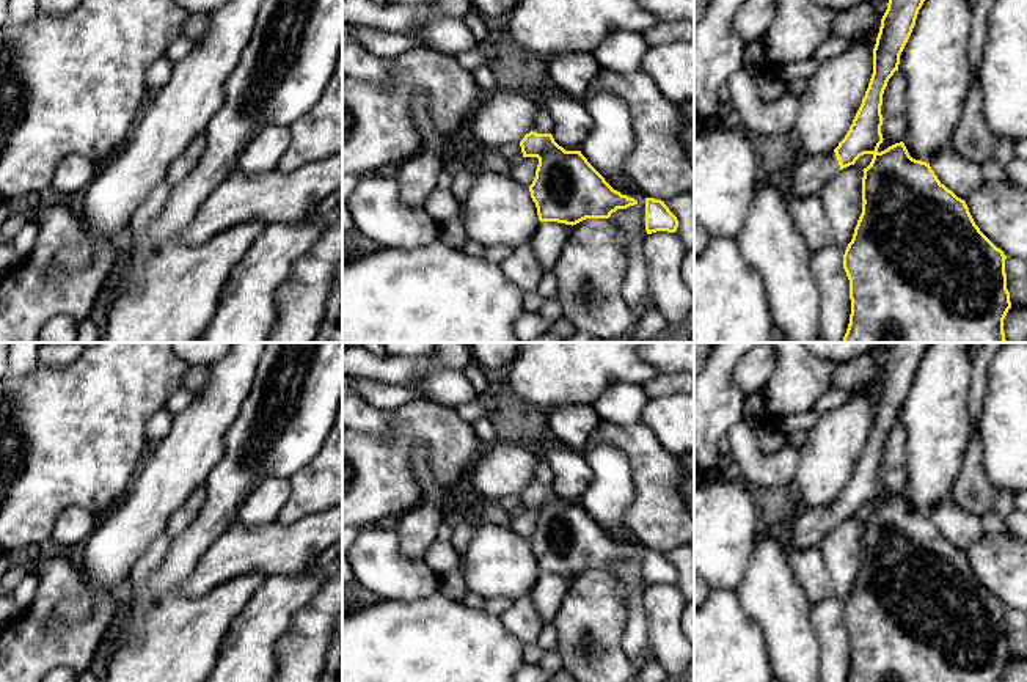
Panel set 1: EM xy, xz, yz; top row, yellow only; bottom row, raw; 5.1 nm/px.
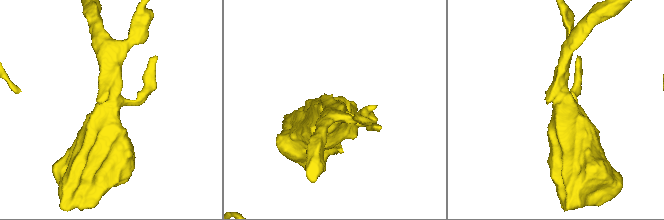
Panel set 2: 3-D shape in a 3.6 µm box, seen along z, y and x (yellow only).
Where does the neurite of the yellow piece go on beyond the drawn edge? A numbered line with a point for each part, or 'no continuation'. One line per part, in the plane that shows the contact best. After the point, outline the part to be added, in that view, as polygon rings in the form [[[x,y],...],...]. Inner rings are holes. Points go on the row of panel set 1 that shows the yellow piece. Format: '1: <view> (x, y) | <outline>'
1: xz (544, 123) | [[[537,104],[537,113],[532,124],[532,132],[535,134],[553,134],[554,123],[551,115],[546,112],[546,108],[542,104]]]

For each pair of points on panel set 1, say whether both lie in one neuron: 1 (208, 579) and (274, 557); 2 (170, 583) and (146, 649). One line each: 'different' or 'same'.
1: same
2: different

